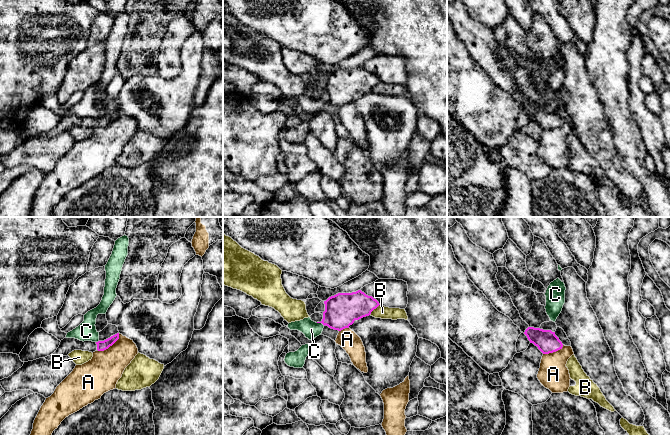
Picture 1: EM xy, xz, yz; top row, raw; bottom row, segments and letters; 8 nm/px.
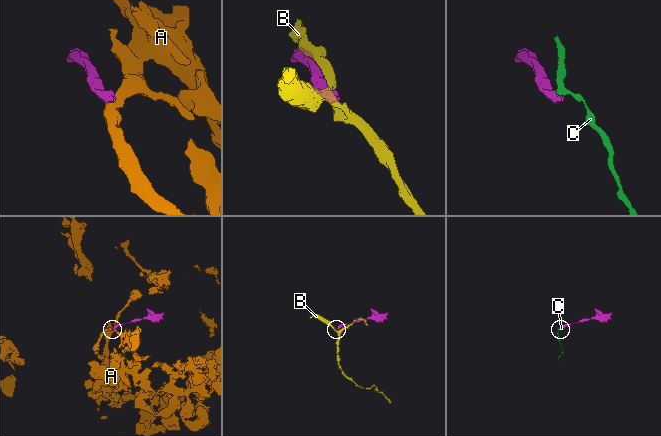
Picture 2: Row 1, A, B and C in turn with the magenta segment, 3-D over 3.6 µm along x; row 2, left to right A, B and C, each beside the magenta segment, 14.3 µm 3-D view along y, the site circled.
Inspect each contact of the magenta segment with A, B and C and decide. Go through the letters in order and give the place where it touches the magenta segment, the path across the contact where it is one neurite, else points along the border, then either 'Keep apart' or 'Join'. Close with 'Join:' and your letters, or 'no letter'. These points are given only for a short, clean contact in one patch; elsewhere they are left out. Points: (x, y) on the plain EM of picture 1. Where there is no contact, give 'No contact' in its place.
A: Touches magenta at xy (110, 121). Boundary: xy (119, 109), (119, 113), (110, 122), (98, 127). Keep apart
B: Touches magenta at xz (374, 84). Keep apart
C: Touches magenta at xz (321, 98). Boundary: xz (317, 98), (324, 101). Keep apart
Join: no letter

